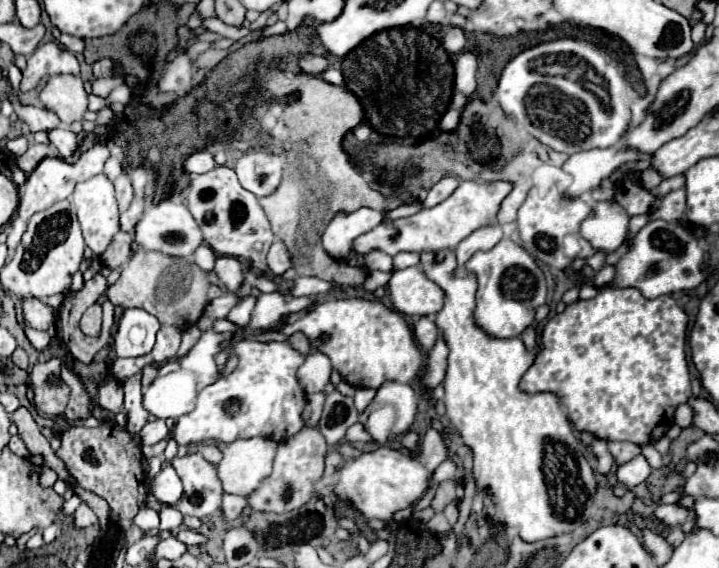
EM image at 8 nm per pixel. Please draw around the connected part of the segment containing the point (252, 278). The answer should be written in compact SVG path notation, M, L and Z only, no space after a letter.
M245 270L245 280L247 280L251 286L255 286L257 290L261 290L261 292L273 292L273 290L279 290L277 284L271 282L269 278L265 278L265 276L257 276L257 274L247 272L247 270Z

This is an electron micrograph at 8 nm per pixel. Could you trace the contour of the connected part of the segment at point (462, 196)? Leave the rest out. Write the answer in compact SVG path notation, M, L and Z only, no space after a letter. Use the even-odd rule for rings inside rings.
M463 180L447 200L437 204L437 208L421 210L419 214L409 216L409 218L381 222L373 230L369 230L369 234L361 234L361 238L355 238L353 250L363 256L373 250L381 250L389 256L397 256L399 252L453 250L465 236L469 236L477 228L483 228L497 220L501 202L509 196L511 190L513 190L513 182L509 182L509 180L493 180L493 182ZM479 206L483 206L483 208L479 208ZM479 210L483 210L481 220L479 220Z

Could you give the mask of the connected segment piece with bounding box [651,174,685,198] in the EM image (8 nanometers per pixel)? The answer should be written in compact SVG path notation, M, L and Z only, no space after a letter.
M679 174L677 178L665 178L657 188L653 188L651 192L655 194L655 196L659 196L659 198L663 198L667 192L671 192L671 190L677 190L677 188L681 188L685 184L685 174Z

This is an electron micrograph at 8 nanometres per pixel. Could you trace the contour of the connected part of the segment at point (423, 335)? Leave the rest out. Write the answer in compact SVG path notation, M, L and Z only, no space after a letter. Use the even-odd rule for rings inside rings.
M427 316L415 320L415 324L413 324L413 336L415 336L415 340L425 350L431 350L435 340L437 340L437 326L435 326L435 322L431 318L427 318Z

